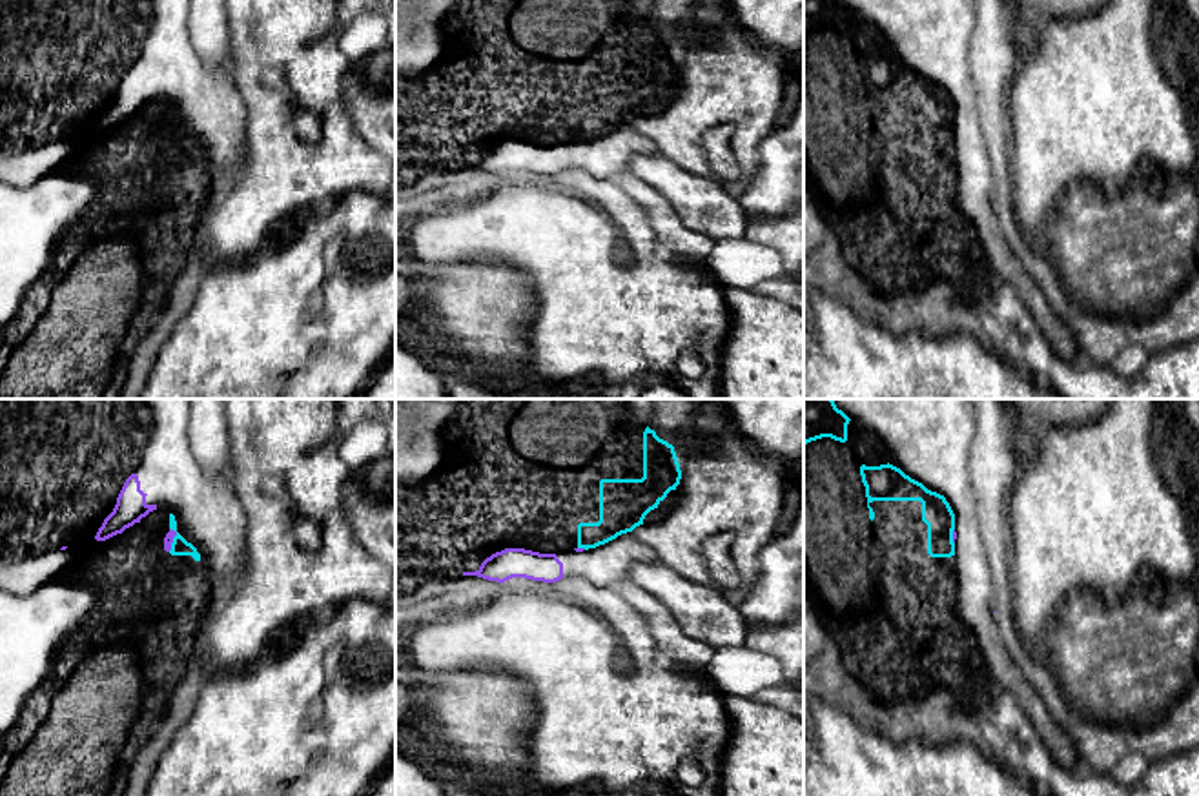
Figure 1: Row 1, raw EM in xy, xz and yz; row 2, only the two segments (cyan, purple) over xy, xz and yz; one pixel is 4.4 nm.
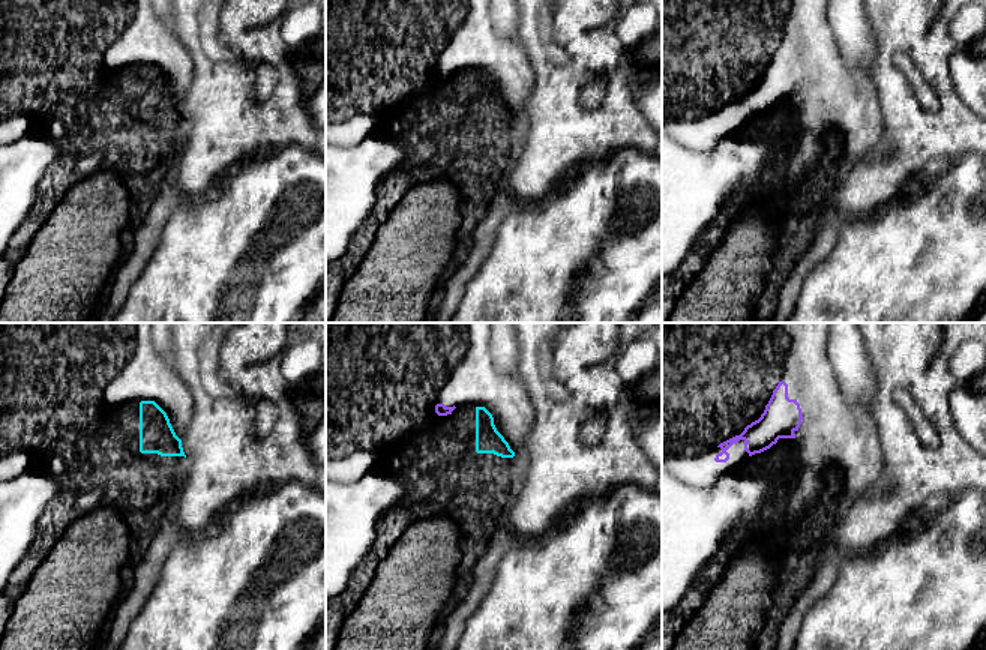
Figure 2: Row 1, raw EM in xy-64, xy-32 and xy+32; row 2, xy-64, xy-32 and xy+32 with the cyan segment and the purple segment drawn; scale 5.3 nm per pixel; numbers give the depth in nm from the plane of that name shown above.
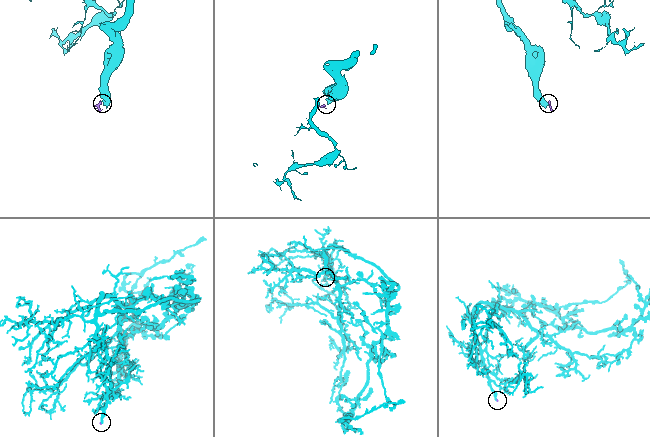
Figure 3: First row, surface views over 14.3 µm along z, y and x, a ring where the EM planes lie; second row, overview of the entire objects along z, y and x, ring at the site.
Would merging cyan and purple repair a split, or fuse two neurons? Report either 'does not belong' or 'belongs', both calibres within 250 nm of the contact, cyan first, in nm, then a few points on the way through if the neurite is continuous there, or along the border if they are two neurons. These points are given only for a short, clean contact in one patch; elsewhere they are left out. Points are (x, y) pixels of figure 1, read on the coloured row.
does not belong; 80 nm thick on the cyan side, 50 nm on the other; border along xy (170, 527), (175, 536), (168, 551)

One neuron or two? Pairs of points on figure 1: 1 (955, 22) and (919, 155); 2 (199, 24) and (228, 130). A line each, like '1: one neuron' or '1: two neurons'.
1: two neurons
2: two neurons

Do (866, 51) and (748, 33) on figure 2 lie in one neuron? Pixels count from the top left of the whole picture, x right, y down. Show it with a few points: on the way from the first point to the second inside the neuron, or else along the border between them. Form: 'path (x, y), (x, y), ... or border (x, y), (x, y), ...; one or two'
border (824, 15), (839, 53), (850, 63), (865, 71); two

